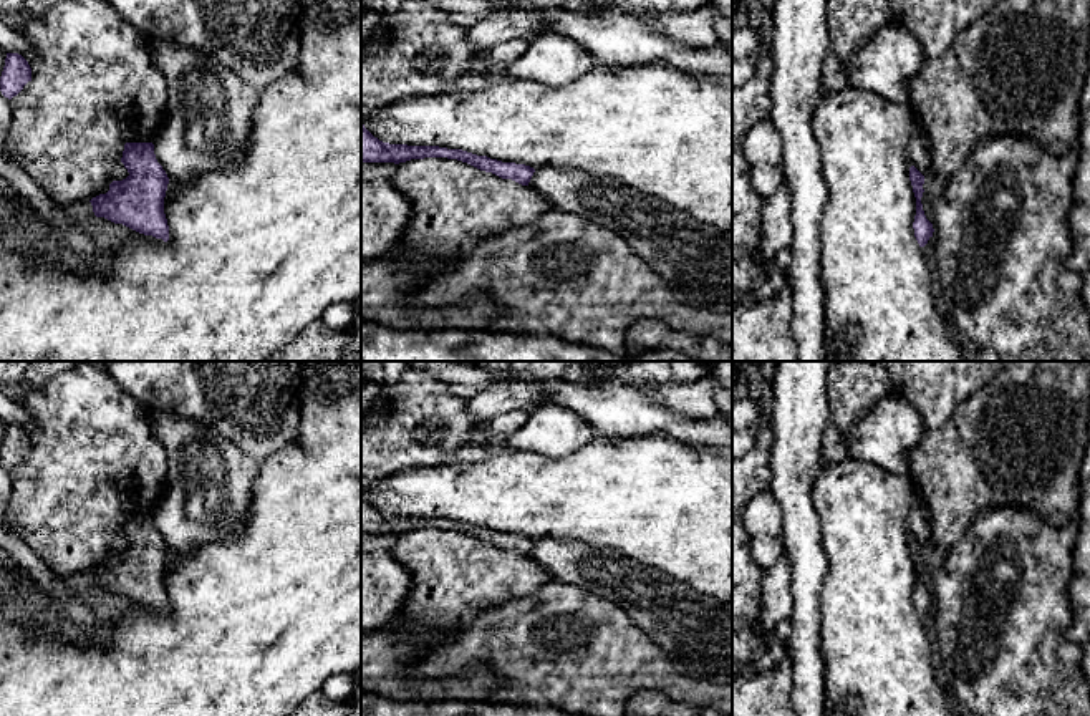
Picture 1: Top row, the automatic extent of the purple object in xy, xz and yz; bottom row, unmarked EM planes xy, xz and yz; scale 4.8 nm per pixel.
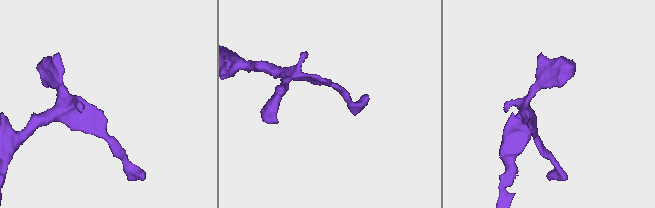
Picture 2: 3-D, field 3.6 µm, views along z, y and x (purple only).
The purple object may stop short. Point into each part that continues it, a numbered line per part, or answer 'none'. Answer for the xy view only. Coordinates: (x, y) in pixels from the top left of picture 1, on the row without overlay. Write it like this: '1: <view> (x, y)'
none

